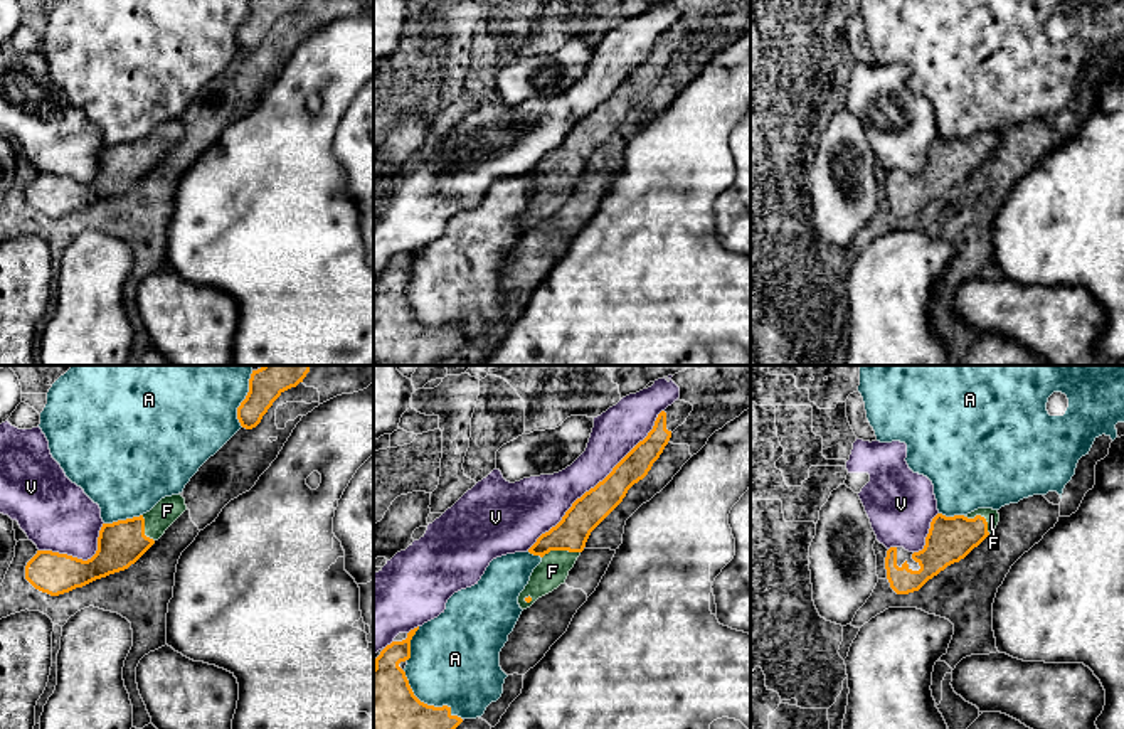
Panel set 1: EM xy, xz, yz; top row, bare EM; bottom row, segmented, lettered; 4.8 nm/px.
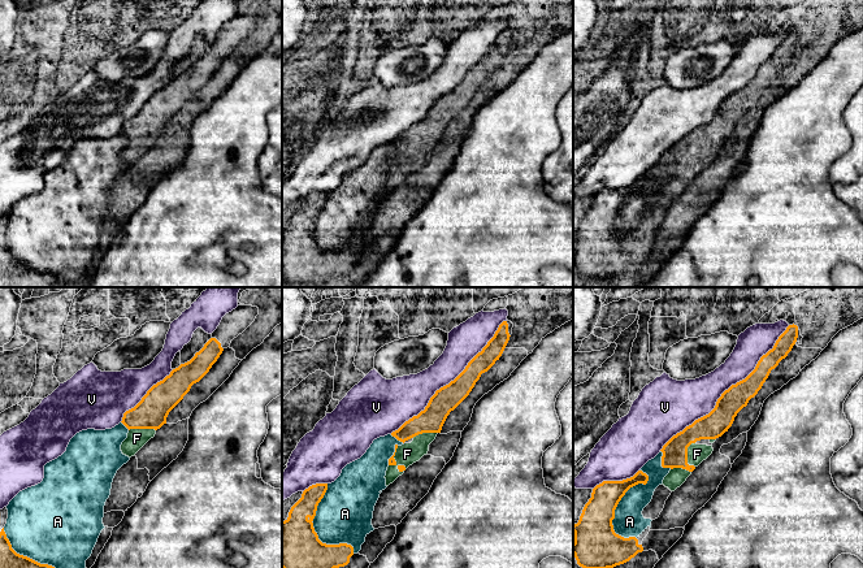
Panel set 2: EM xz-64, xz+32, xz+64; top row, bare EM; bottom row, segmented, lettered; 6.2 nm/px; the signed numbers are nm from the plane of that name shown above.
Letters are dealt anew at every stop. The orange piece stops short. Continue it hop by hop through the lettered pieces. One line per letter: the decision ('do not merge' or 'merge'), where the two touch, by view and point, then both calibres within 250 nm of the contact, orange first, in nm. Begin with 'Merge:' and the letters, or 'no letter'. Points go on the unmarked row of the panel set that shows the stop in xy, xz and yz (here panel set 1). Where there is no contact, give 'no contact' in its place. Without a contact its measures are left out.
Merge: F
A: do not merge; meets orange in xz at (426, 327); 480 nm thick on the orange side, 440 nm on the other
F: merge; meets orange in xz at (561, 172); 160 nm thick on the orange side, 150 nm on the other
V: do not merge; meets orange in xz at (599, 105); 160 nm thick on the orange side, 220 nm on the other

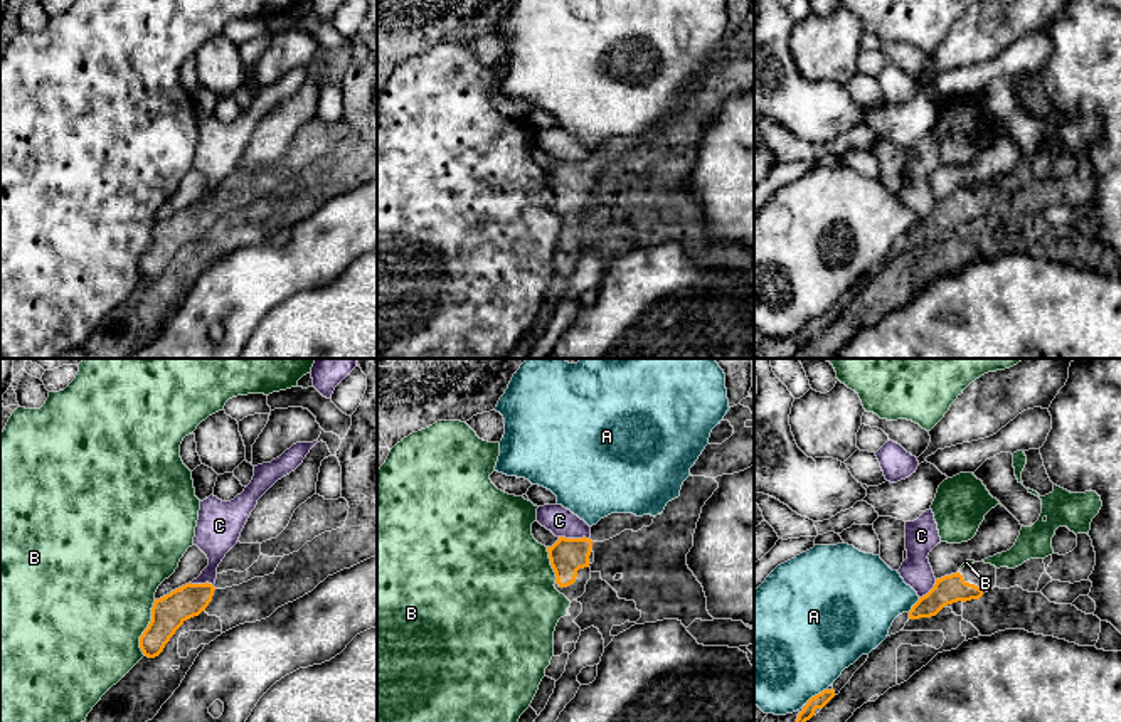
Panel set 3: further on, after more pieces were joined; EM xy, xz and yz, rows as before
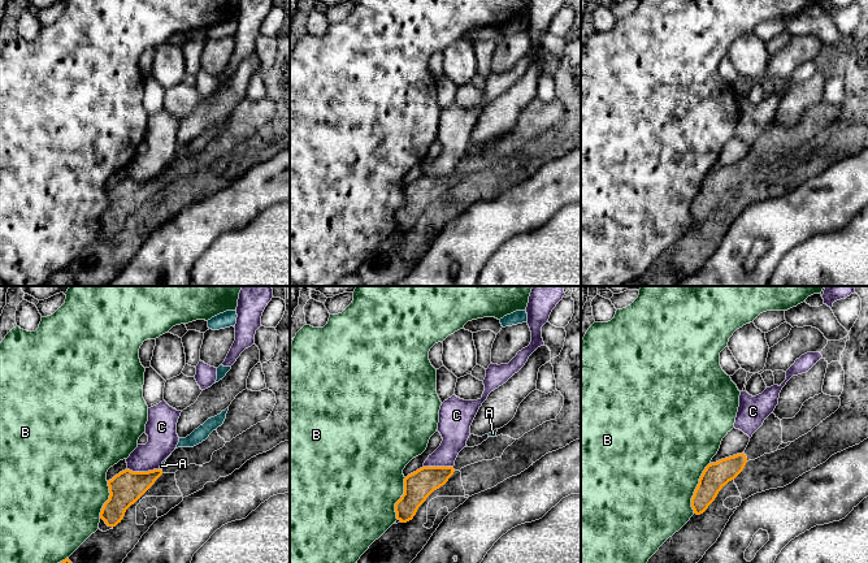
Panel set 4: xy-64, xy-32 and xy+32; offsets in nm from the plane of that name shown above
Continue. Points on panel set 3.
Merge: no letter
A: do not merge; meets orange in yz at (818, 317); 70 nm thick on the orange side, 500 nm on the other
B: do not merge; meets orange in xy at (147, 251); 160 nm thick on the orange side, 480 nm on the other
C: do not merge; meets orange in xz at (574, 162); 170 nm thick on the orange side, 140 nm on the other

